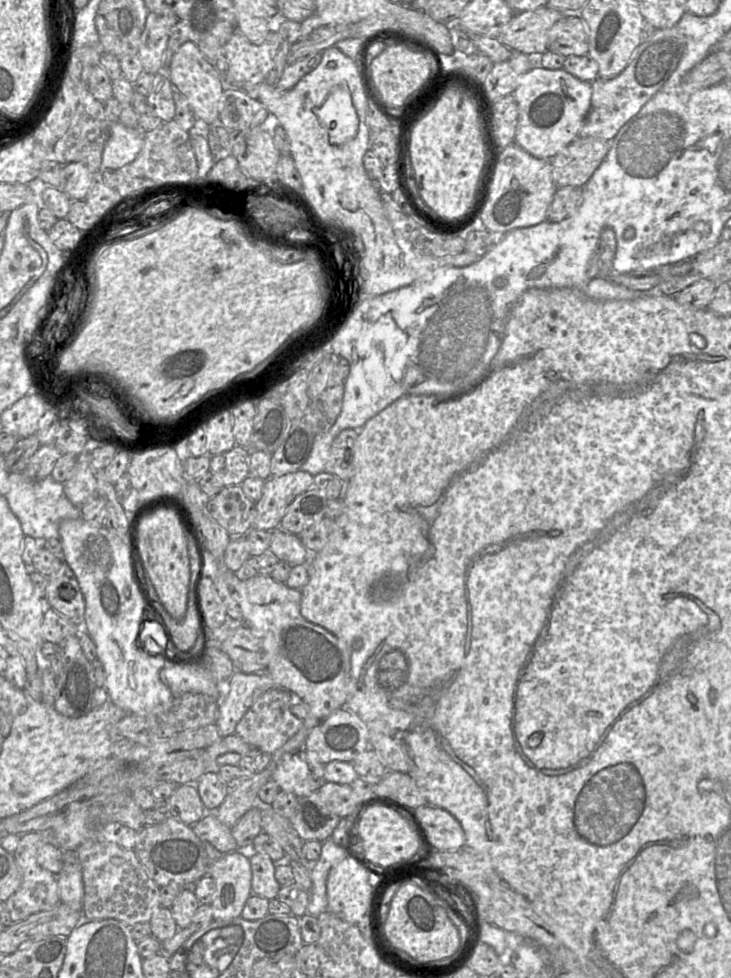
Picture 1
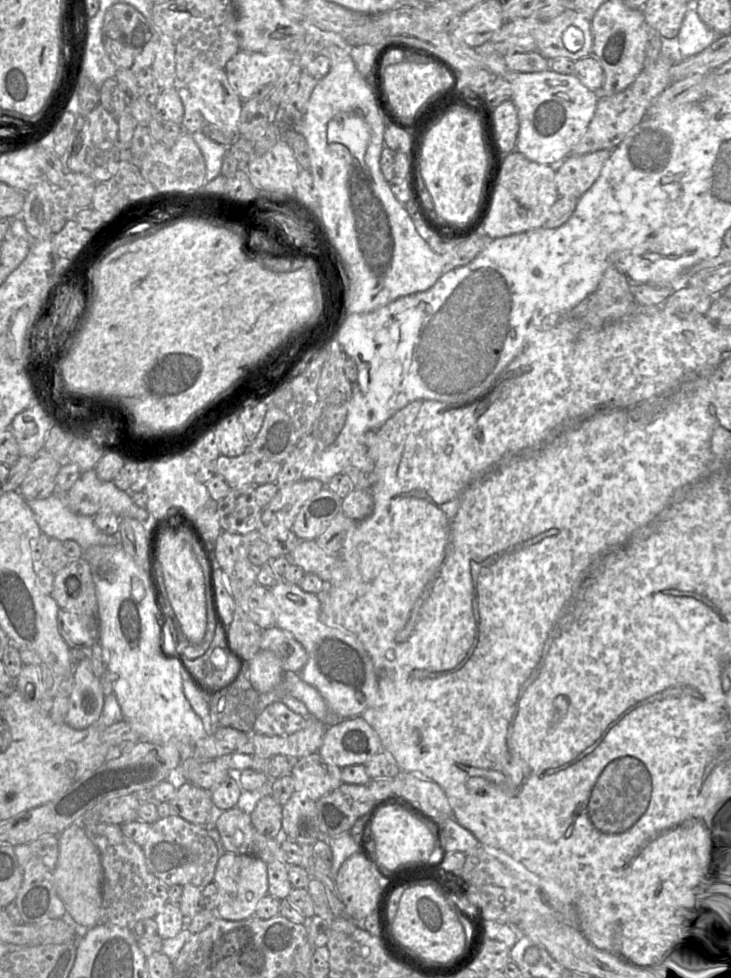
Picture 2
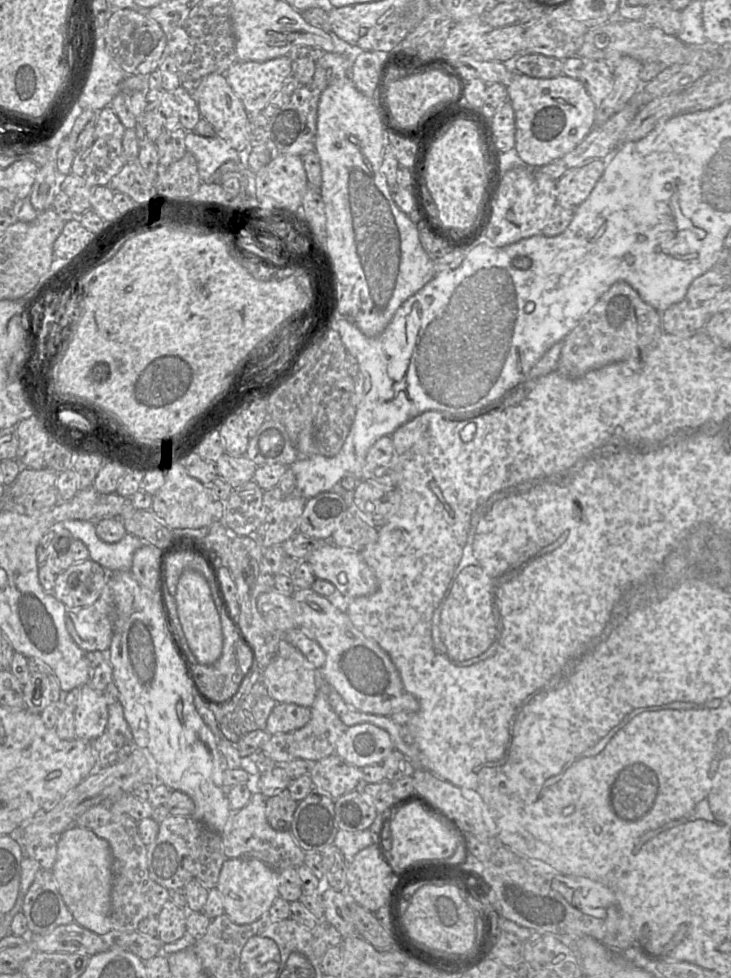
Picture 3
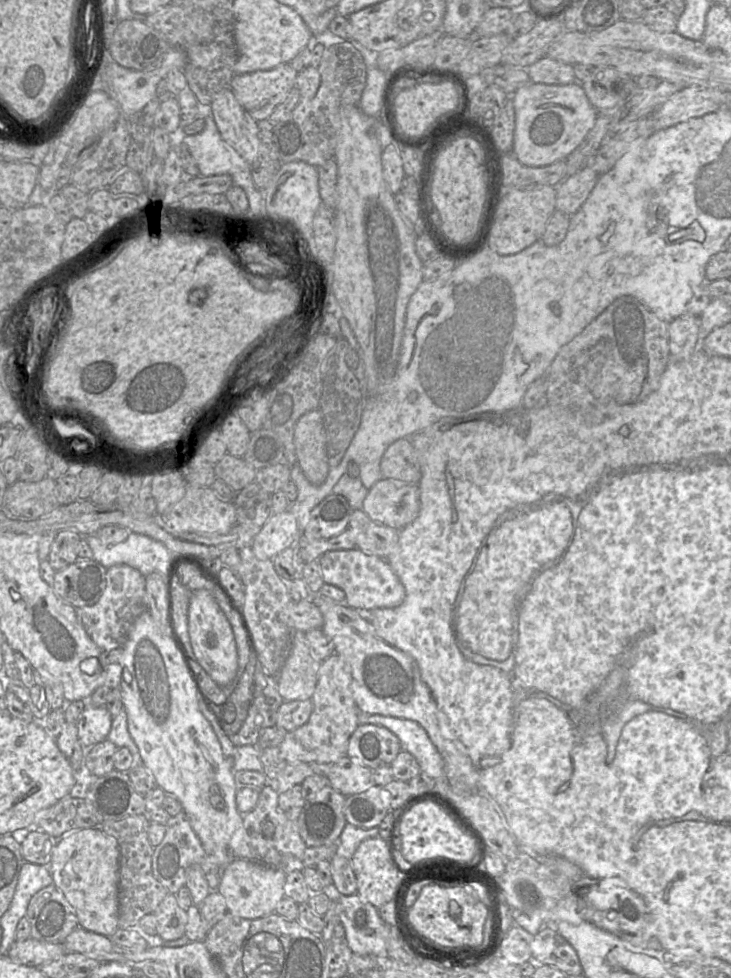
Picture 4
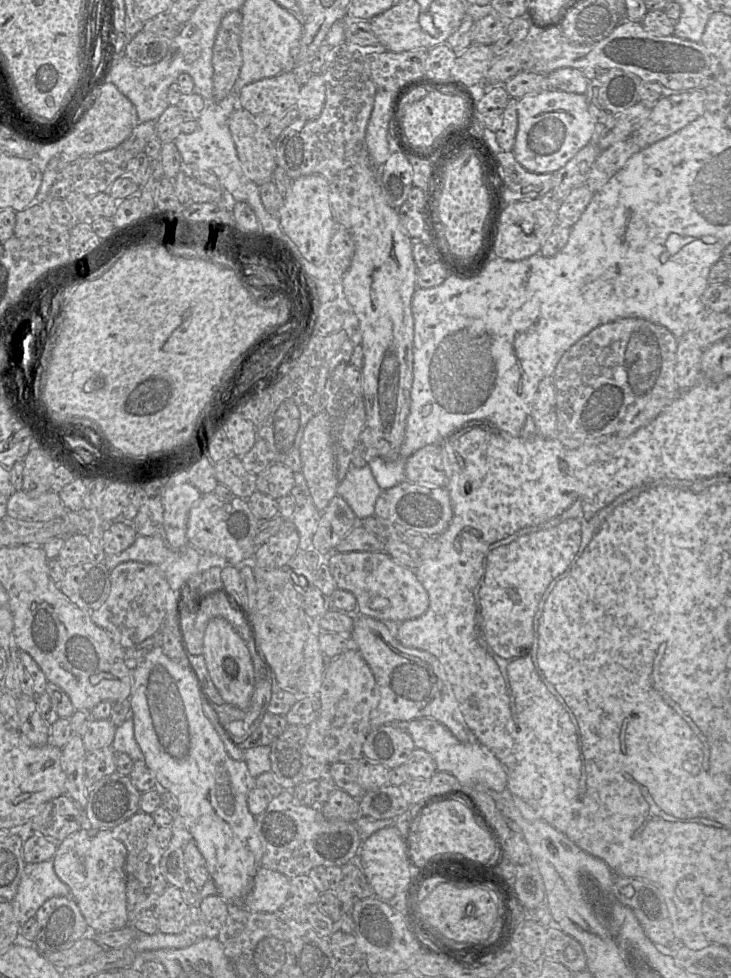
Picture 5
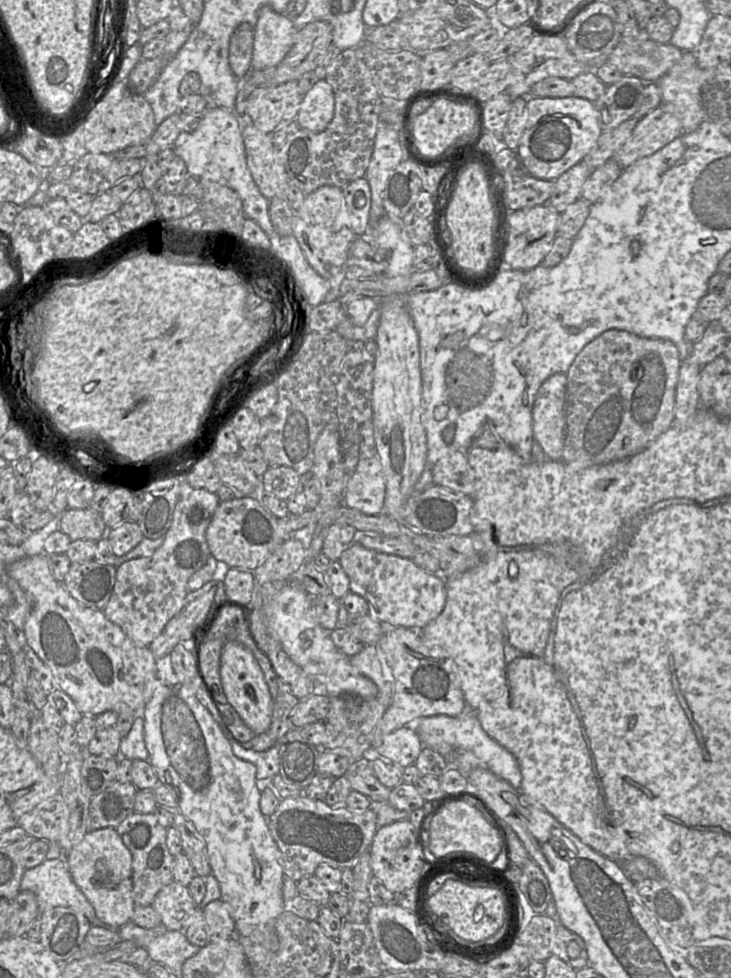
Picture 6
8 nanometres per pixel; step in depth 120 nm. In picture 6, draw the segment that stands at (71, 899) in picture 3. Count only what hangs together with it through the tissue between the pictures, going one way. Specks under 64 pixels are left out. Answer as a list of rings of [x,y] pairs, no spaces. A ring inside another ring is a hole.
[[[115,828],[90,830],[64,857],[74,883],[93,906],[102,925],[118,930],[132,921],[135,907],[132,854]]]

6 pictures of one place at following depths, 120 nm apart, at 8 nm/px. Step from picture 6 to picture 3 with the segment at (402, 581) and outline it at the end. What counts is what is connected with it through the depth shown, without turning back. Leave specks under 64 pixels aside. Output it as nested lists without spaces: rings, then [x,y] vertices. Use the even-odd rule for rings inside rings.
[[[329,543],[313,551],[306,560],[317,579],[334,585],[347,600],[368,596],[378,590],[374,571],[360,552]]]

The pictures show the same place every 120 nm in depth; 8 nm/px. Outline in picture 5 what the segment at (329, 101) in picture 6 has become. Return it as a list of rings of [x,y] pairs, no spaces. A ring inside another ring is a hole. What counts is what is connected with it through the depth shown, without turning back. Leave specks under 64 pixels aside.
[[[314,74],[307,83],[301,86],[296,107],[299,117],[315,120],[323,110],[326,99],[326,89],[323,76]]]

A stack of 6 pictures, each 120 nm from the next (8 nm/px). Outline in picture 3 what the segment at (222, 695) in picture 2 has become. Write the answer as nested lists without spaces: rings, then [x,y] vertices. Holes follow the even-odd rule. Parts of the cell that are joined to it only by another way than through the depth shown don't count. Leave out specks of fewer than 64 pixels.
[[[252,662],[252,666],[243,678],[238,691],[229,700],[222,703],[210,703],[208,708],[214,714],[218,728],[223,736],[232,744],[236,744],[239,739],[249,732],[256,730],[265,730],[267,719],[278,704],[272,699],[263,684],[262,671],[258,664]]]

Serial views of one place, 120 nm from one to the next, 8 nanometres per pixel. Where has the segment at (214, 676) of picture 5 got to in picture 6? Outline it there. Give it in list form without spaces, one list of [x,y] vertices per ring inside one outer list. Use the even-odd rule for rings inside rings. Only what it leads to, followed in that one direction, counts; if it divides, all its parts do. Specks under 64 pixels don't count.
[[[237,641],[226,642],[220,658],[220,678],[228,703],[242,721],[255,735],[265,732],[271,724],[274,701],[263,672],[251,651]]]

